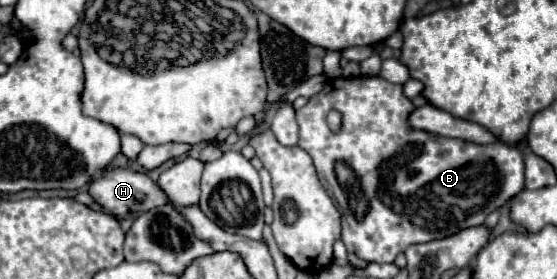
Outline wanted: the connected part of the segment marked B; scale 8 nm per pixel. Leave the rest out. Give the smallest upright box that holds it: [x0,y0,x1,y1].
[297,75,523,263]

